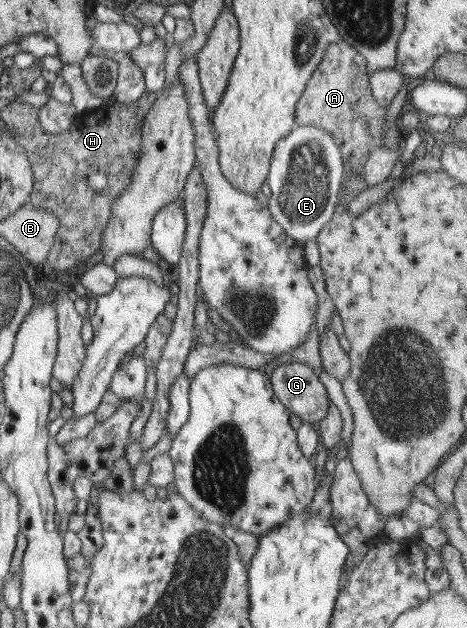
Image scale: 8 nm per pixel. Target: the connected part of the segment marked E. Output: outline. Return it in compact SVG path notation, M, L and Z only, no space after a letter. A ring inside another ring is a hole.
M297 123L293 130L276 144L271 158L266 180L272 192L268 210L291 238L304 244L315 239L320 230L332 219L343 178L343 158L334 136L317 124Z

